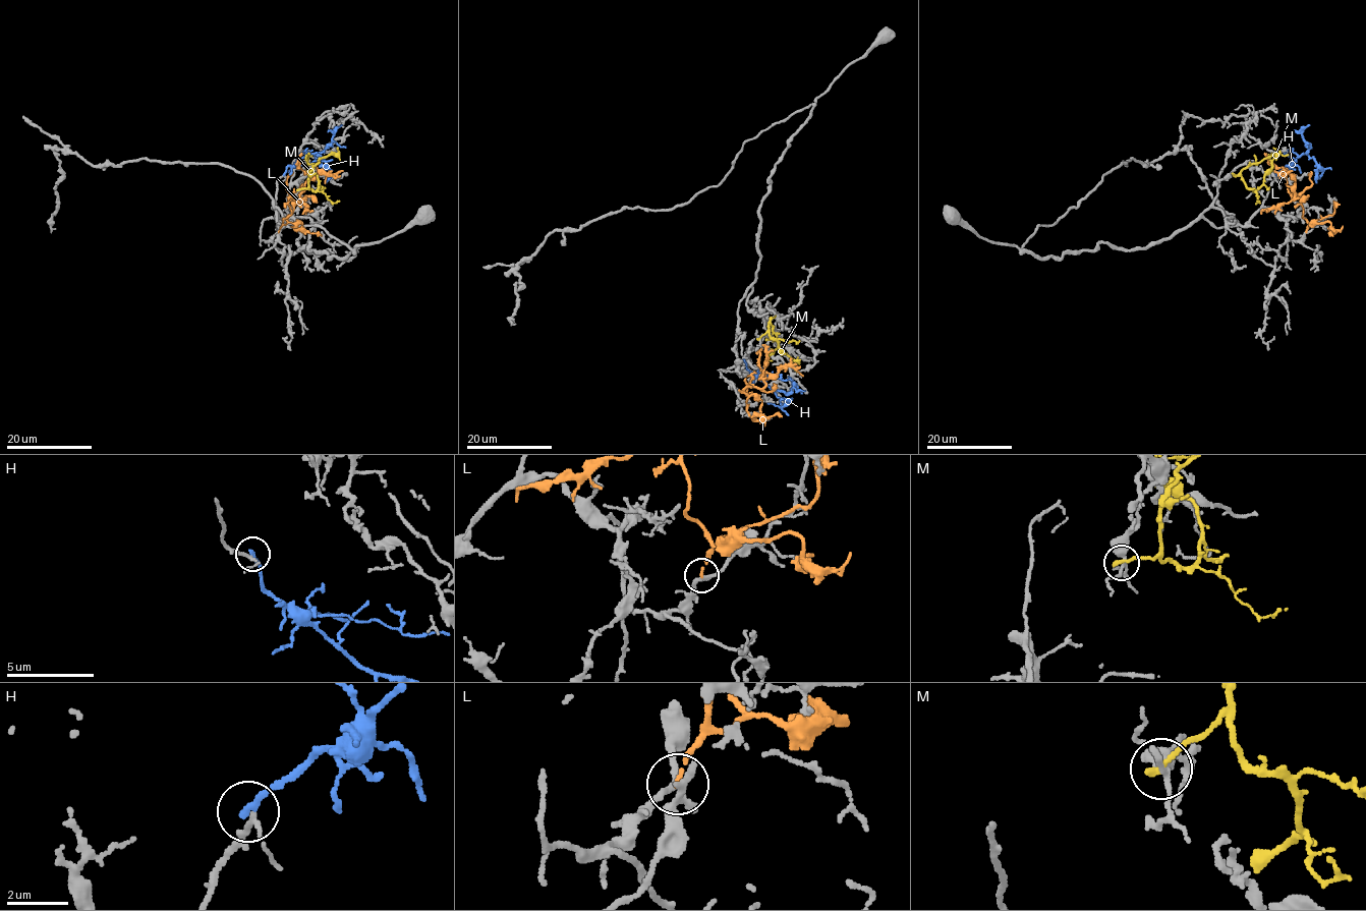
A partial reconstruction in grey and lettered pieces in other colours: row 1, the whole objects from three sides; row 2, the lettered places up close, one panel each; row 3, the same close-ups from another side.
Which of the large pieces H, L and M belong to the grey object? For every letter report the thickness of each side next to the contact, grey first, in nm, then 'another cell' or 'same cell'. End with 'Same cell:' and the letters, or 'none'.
H: 130/240 nm | same cell
L: 200/120 nm | another cell
M: 180/240 nm | another cell
Same cell: H

